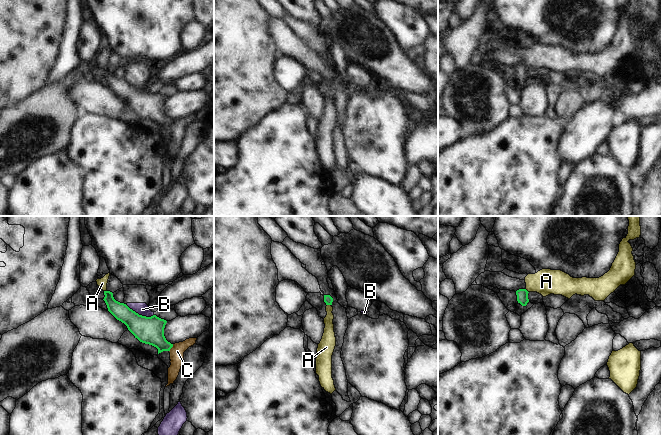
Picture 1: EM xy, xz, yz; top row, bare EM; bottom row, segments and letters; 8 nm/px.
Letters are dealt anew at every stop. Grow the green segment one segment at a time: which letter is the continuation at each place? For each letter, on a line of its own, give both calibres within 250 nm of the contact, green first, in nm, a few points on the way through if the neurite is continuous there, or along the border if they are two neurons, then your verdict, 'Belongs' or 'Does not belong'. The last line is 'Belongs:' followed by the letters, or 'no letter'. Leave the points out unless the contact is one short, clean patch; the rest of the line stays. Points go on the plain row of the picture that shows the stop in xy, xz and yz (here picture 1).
A: Thickness 70 nm (green) against 100 nm. Boundary: xz (327, 80), (330, 81). Does not belong
B: Thickness 220 nm (green) against 100 nm. Does not belong
C: Thickness 220 nm (green) against 110 nm. Boundary: xy (173, 120), (169, 127). Does not belong
Belongs: no letter.

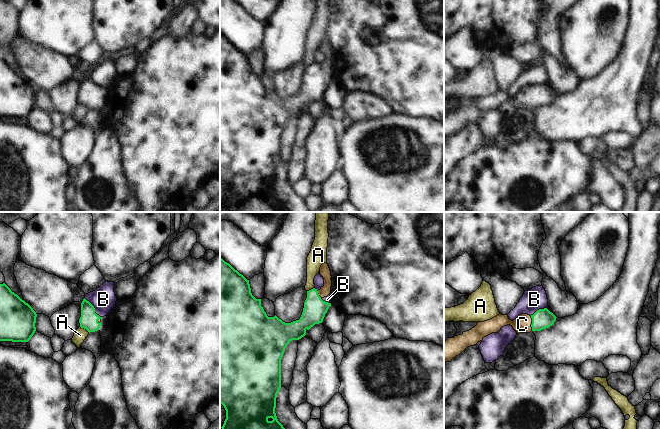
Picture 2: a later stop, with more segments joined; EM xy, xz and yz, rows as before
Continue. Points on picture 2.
A: Thickness 140 nm (green) against 100 nm. Boundary: xy (80, 102), (89, 108). Does not belong
B: Thickness 140 nm (green) against 200 nm. Boundary: xy (84, 74), (101, 93). Does not belong
C: Thickness 160 nm (green) against 140 nm. Path across: yz (543, 94), (532, 99), (522, 100). Belongs
Belongs: C.

